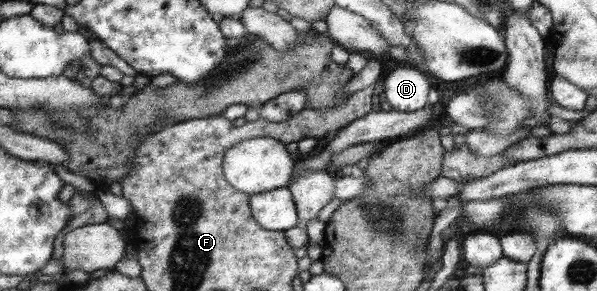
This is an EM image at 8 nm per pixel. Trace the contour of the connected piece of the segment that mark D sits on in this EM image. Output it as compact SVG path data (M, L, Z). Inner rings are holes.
M414 65L398 66L384 74L383 95L395 111L414 112L429 105L429 88L424 70Z

